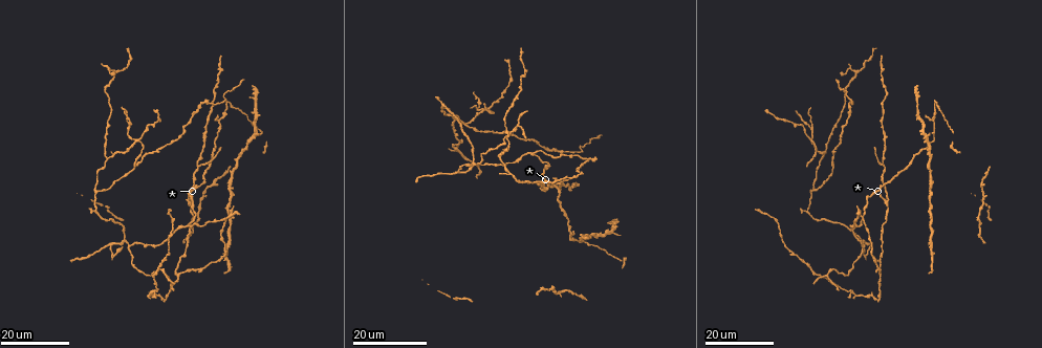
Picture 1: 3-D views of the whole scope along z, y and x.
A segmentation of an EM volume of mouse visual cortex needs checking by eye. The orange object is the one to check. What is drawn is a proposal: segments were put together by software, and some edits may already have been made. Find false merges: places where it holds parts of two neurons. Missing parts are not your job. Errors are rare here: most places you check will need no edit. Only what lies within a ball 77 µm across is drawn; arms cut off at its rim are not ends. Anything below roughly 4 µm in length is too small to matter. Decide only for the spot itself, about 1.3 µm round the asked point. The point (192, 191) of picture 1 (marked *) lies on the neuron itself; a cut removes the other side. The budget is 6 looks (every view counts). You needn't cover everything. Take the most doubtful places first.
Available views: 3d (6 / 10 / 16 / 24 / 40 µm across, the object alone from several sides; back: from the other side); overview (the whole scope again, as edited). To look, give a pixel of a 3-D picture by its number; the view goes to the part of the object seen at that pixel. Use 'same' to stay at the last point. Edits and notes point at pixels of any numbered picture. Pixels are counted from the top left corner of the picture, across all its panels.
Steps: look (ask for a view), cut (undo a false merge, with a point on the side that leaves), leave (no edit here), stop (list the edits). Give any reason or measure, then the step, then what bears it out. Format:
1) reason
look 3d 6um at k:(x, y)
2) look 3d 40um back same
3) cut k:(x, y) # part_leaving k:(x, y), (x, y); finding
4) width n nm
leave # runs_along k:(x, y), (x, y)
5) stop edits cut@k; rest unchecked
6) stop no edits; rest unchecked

three arms meet
look 3d 16um at 1:(454, 121)

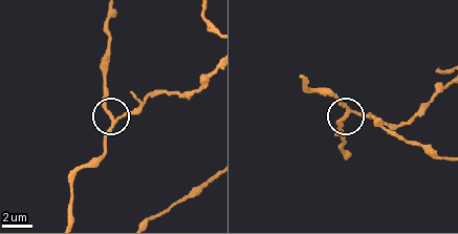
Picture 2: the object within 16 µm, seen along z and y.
look 3d 6um at 2:(113, 115)

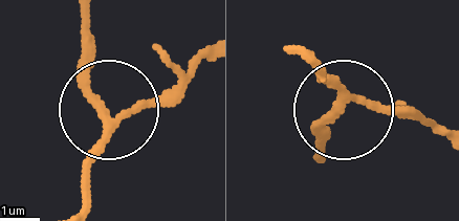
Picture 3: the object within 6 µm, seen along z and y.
side_arm 34 um; arms 3
leave # all the same neuron

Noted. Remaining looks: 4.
three-way junction
look 3d 16um at 1:(135, 141)

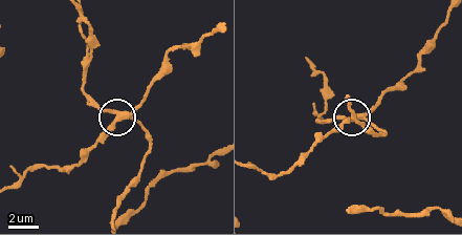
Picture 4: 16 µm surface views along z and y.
closer look
look 3d 6um at 4:(113, 111)

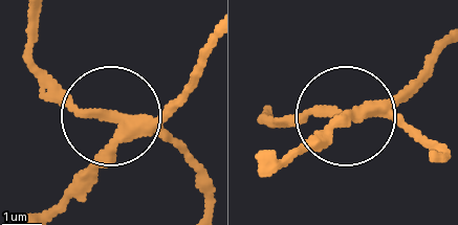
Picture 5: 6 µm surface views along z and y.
side_arm 12 um
leave # runs_along 5:(43, 212), (112, 122), (72, 103), (26, 57); all the same neuron

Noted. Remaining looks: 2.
side arm on a straight run
look 3d 24um at 1:(858, 71)

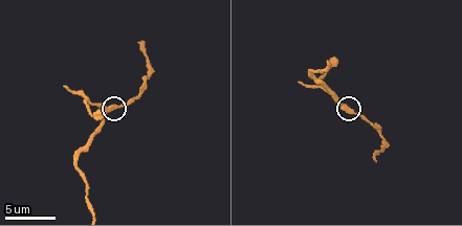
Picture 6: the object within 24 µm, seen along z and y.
look 3d 6um at 6:(106, 109)

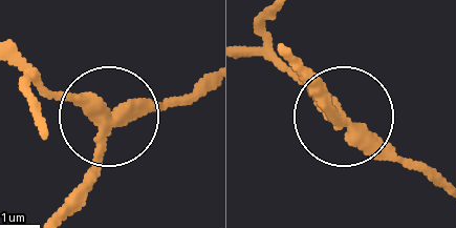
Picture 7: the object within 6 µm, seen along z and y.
arms 3
leave # runs_along 7:(287, 61), (341, 115), (260, 34); all the same neuron

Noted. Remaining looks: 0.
stop no edits; rest unchecked

